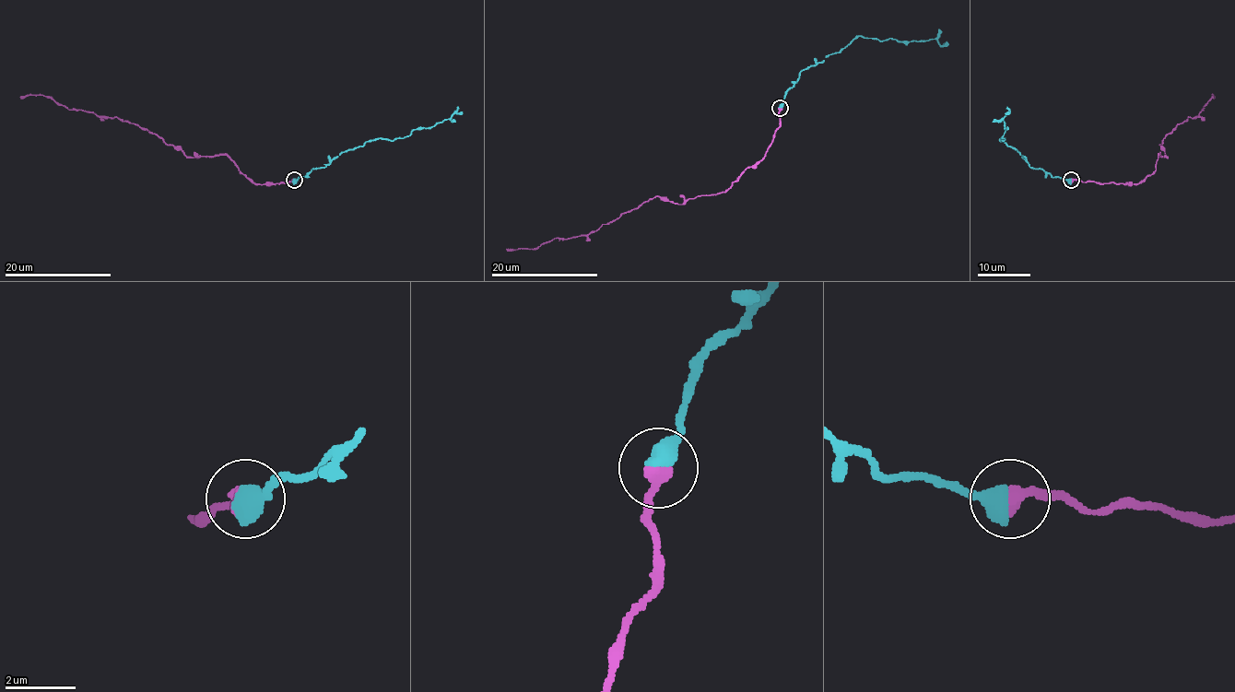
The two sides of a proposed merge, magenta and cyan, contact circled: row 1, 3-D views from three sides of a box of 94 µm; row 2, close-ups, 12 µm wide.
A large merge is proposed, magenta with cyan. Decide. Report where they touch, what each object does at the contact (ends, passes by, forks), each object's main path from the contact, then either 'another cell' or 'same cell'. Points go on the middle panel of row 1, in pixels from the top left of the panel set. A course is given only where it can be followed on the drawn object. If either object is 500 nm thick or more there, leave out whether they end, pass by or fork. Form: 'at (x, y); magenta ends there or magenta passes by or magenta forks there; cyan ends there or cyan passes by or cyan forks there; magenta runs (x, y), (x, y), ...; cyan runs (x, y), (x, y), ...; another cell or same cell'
at (780, 108); magenta runs (781, 108), (766, 154), (726, 191), (678, 205), (650, 198), (595, 231), (507, 250); cyan runs (781, 108), (784, 94), (802, 72), (840, 52), (859, 36), (881, 41), (934, 39), (941, 45), (947, 42); same cell

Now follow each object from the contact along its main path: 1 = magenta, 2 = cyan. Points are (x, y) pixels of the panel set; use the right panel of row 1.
1: (1071, 180), (1139, 183), (1155, 170), (1158, 155), (1168, 158), (1161, 141), (1213, 99)
2: (1071, 180), (1035, 170), (999, 140), (1005, 138), (1002, 120), (1005, 114)

